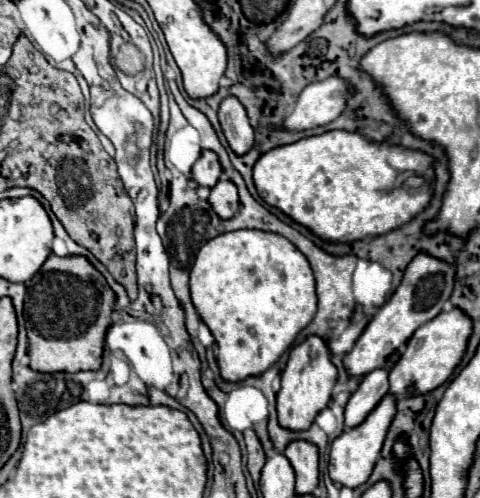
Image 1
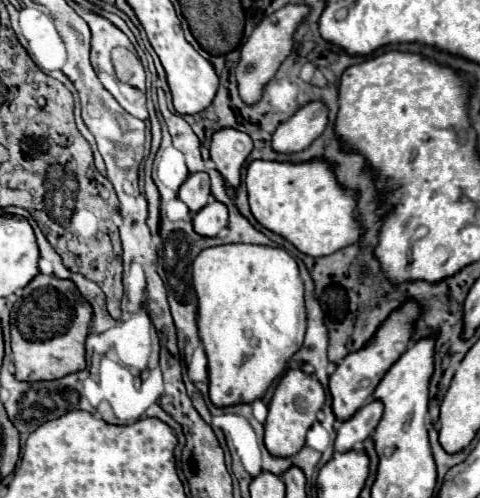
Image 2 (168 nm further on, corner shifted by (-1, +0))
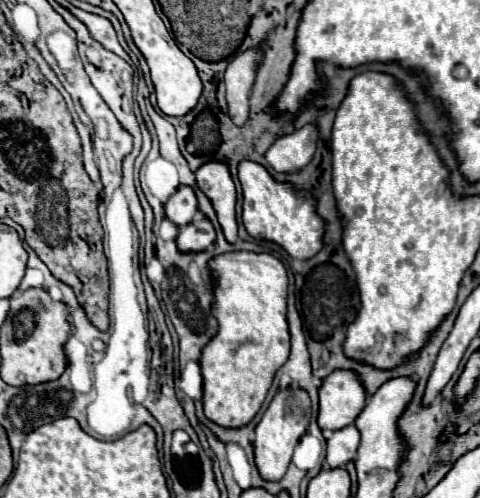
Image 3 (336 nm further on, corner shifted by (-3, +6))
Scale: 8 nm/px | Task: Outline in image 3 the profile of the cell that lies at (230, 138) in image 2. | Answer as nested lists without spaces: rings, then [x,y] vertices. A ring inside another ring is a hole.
[[[207,162],[195,172],[197,188],[211,200],[217,214],[217,222],[223,230],[227,242],[237,242],[237,222],[235,222],[235,184],[231,180],[225,162]]]

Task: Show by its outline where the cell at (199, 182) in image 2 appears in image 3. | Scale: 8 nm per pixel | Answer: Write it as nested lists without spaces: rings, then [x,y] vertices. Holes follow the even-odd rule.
[[[187,186],[179,188],[165,204],[165,218],[179,228],[191,224],[195,212],[197,212],[197,200],[193,190]]]

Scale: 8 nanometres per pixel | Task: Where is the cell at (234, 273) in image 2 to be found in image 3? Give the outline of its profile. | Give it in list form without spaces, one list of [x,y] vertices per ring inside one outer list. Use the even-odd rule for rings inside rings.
[[[229,252],[211,260],[209,266],[217,278],[215,284],[215,318],[219,318],[219,334],[205,346],[201,356],[203,376],[203,412],[207,420],[223,428],[241,428],[259,412],[275,372],[289,356],[287,312],[287,268],[271,254]]]

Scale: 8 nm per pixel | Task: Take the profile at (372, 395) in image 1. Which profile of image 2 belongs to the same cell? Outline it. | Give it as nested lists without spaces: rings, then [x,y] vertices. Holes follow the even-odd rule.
[[[371,398],[349,420],[345,420],[339,426],[337,438],[335,438],[335,450],[347,452],[347,450],[355,448],[377,428],[381,416],[383,416],[383,402],[377,398]]]

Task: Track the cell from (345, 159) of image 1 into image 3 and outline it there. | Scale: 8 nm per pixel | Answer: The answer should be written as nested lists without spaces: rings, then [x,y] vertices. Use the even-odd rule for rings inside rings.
[[[249,160],[239,162],[237,178],[243,190],[243,226],[249,236],[281,246],[295,260],[307,260],[319,252],[325,222],[303,190],[291,190],[287,184],[277,184],[263,166]]]

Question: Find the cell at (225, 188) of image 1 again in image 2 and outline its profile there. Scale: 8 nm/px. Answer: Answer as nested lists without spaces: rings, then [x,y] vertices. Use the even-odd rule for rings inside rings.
[[[213,200],[193,216],[193,226],[195,232],[201,232],[201,236],[217,236],[227,226],[227,220],[227,206],[219,200]]]

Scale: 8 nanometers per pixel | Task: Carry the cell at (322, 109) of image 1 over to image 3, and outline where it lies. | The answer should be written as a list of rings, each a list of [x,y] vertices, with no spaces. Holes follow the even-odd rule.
[[[307,124],[305,128],[293,132],[291,136],[277,138],[275,144],[265,154],[267,166],[283,174],[295,174],[303,170],[315,154],[317,136],[319,136],[317,126]]]

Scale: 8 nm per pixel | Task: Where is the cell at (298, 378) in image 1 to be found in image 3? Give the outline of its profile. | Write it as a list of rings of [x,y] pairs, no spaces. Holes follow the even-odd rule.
[[[285,388],[275,394],[269,408],[265,410],[261,422],[255,428],[253,438],[253,454],[255,454],[255,468],[259,476],[267,482],[277,482],[287,472],[287,466],[291,464],[291,456],[295,450],[295,444],[305,434],[307,424],[311,418],[311,402],[307,392],[299,388]]]

